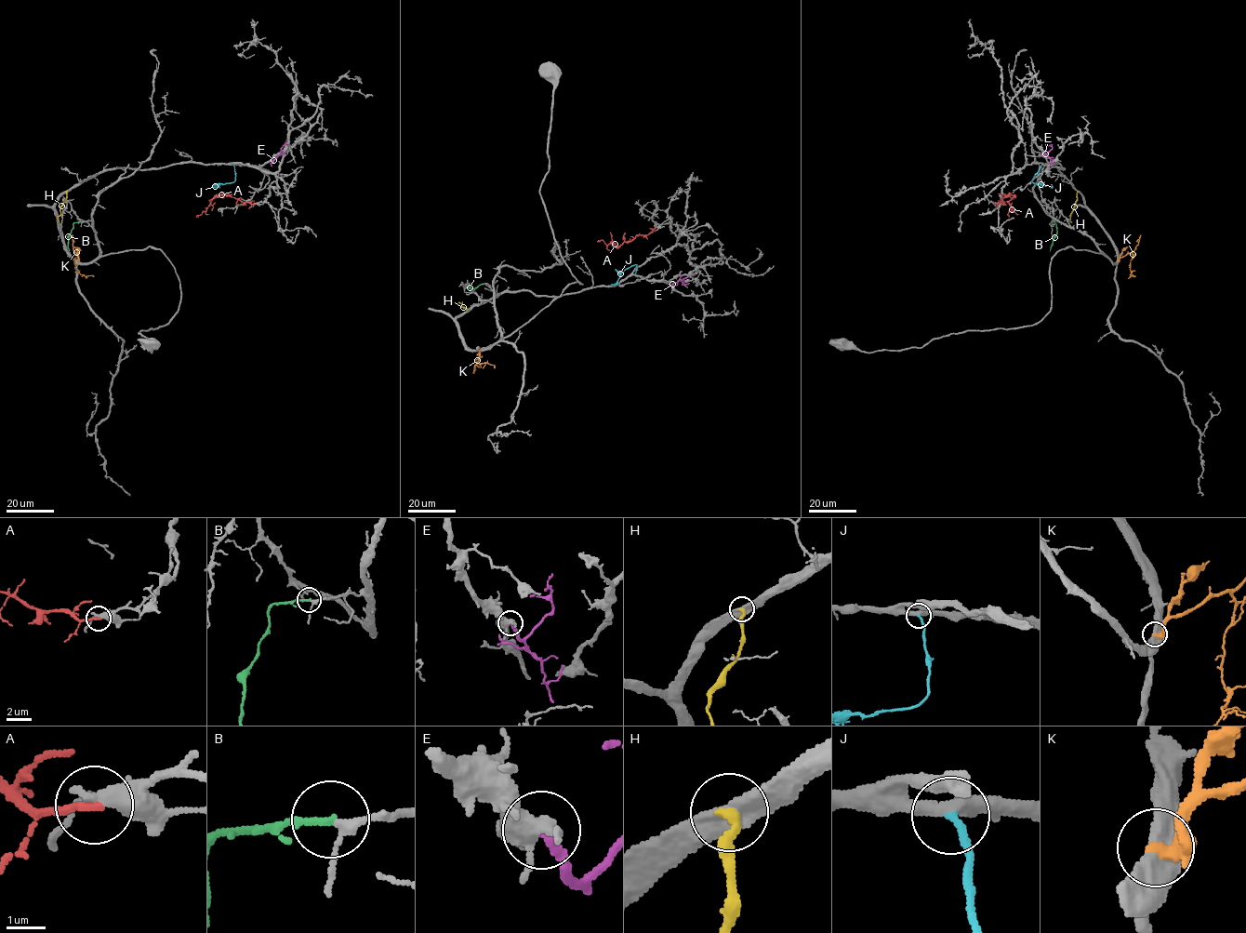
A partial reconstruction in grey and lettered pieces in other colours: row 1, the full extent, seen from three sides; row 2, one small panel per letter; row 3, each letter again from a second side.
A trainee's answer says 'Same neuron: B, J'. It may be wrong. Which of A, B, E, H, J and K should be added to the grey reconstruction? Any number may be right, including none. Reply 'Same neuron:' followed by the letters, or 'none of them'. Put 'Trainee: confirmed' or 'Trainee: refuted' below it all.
Same neuron: B, J
Trainee: confirmed

